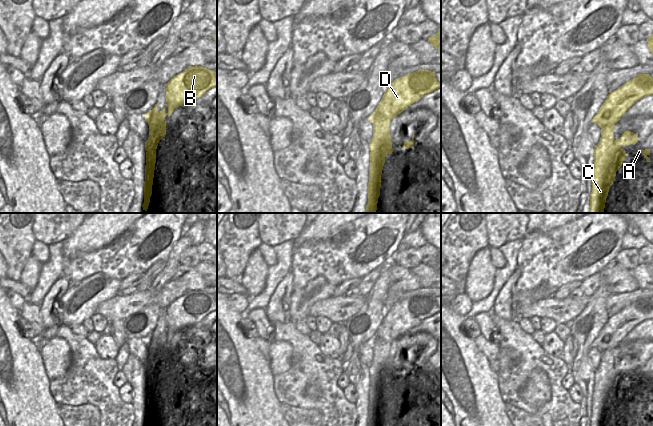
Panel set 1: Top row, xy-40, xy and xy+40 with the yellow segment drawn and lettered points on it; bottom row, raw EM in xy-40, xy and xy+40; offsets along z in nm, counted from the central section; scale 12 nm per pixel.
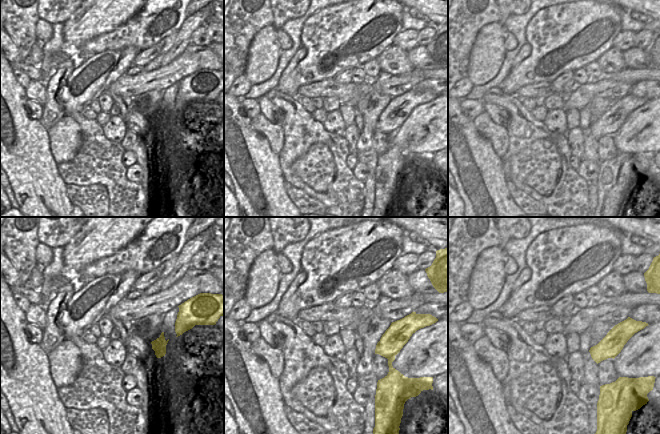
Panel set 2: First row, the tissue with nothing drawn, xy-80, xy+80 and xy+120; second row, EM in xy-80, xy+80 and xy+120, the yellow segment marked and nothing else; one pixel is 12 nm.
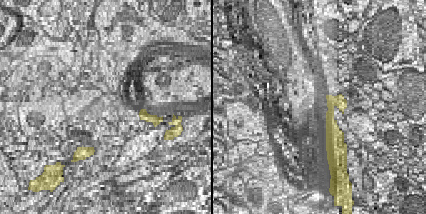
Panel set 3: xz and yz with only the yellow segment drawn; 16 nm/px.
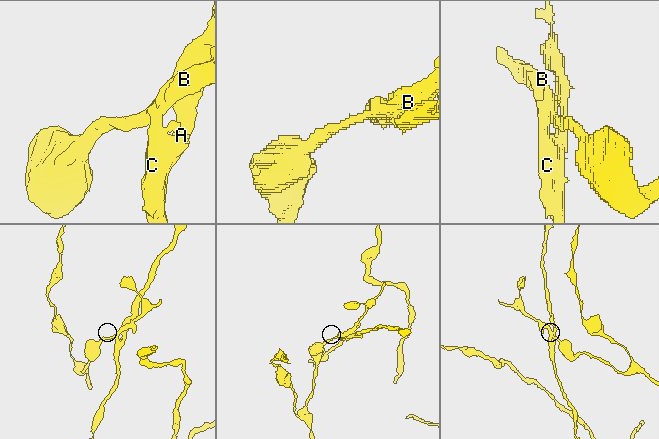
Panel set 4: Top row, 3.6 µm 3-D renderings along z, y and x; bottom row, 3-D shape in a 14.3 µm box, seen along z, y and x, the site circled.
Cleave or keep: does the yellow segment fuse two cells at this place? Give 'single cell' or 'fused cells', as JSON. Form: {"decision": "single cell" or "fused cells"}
{"decision": "fused cells"}

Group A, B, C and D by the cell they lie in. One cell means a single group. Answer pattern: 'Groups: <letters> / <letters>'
Groups: A C / B D.

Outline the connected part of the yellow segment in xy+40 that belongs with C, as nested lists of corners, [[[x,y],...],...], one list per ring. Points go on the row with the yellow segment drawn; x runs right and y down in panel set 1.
[[[626,130],[618,140],[608,140],[604,150],[594,152],[589,213],[604,213],[609,188],[625,160],[626,151],[621,147],[637,142],[638,133]]]

